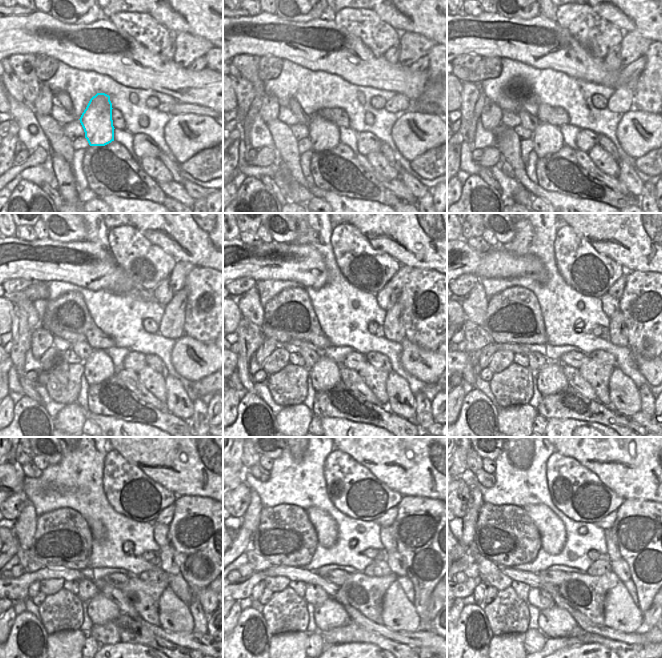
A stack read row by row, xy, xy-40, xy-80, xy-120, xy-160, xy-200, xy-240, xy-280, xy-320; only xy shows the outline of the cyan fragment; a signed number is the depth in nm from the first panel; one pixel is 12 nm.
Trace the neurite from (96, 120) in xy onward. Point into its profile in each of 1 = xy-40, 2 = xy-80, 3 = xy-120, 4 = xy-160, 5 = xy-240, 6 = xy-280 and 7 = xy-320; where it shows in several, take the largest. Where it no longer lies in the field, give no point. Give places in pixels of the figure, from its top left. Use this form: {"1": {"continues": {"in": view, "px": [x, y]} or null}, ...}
{"1": {"continues": {"in": "xy-40", "px": [324, 135]}}, "2": {"continues": {"in": "xy-80", "px": [546, 142]}}, "3": {"continues": {"in": "xy-120", "px": [98, 367]}}, "4": {"continues": {"in": "xy-160", "px": [325, 374]}}, "5": {"continues": {"in": "xy-240", "px": [101, 609]}}, "6": {"continues": {"in": "xy-280", "px": [330, 614]}}, "7": {"continues": {"in": "xy-320", "px": [554, 622]}}}

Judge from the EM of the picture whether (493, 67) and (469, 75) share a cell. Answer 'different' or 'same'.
same

